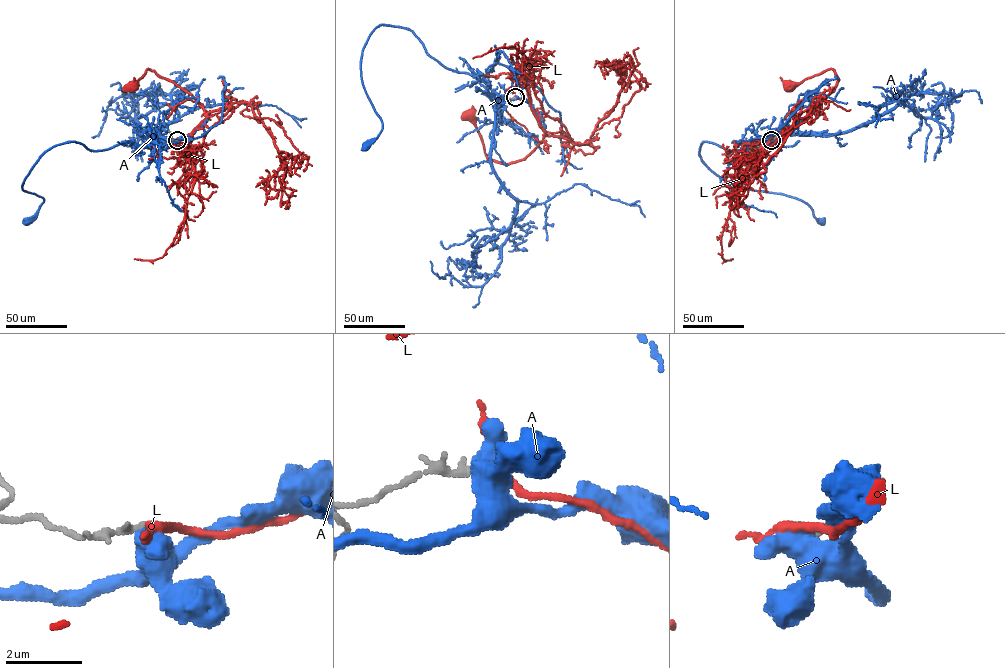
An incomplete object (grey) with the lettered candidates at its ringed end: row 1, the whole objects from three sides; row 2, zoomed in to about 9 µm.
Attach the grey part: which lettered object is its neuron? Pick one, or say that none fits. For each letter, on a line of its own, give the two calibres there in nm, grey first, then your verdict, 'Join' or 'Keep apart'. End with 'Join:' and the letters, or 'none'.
A: Thickness 220 nm (grey) against 480 nm. Keep apart
L: Thickness 180 nm (grey) against 200 nm. Join
Join: L

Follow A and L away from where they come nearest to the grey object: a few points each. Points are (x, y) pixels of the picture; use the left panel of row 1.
A: (176, 140), (168, 143), (155, 136), (101, 150), (73, 141), (54, 145), (22, 185), (44, 199), (26, 223)
L: (177, 140), (191, 133), (206, 117), (203, 108), (184, 89), (149, 69), (130, 86)

